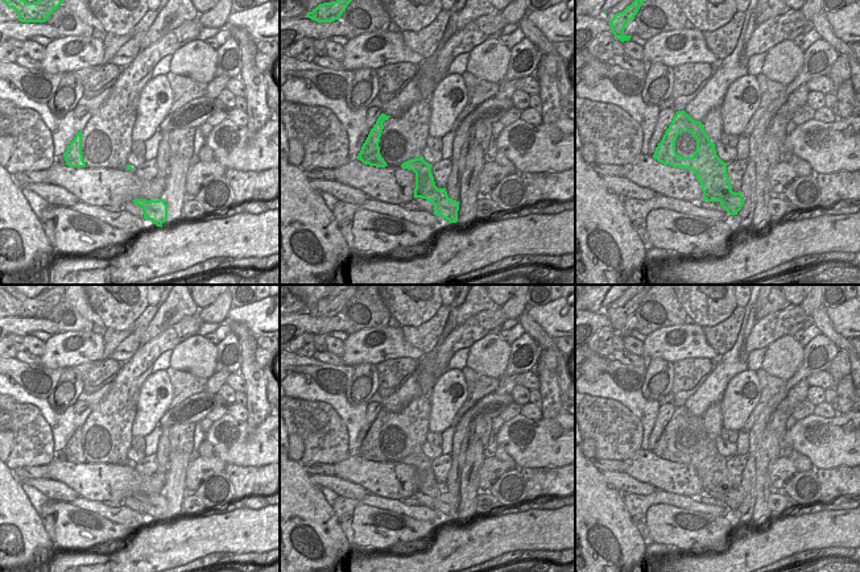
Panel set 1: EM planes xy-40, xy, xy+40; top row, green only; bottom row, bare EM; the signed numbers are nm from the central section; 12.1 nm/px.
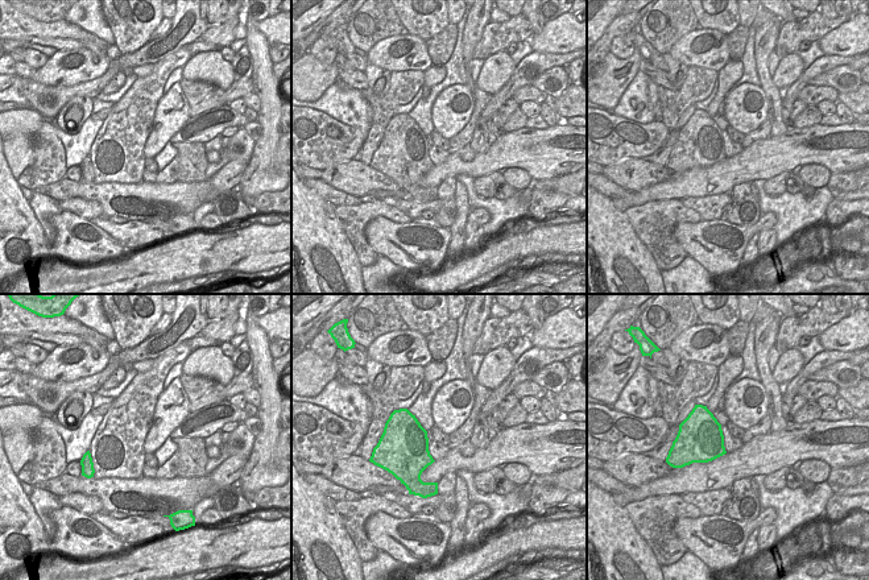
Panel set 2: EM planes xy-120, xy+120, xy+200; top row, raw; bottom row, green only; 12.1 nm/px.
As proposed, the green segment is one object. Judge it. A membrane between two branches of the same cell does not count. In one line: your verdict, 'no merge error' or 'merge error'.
merge error

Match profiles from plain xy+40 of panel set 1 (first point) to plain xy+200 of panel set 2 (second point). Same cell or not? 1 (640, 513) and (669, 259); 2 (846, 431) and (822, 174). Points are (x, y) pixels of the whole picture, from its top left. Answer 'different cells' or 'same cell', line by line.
1: same cell
2: different cells

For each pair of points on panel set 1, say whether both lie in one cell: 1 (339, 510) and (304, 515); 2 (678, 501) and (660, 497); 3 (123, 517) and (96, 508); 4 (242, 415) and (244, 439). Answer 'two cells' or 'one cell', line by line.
1: two cells
2: one cell
3: one cell
4: two cells

